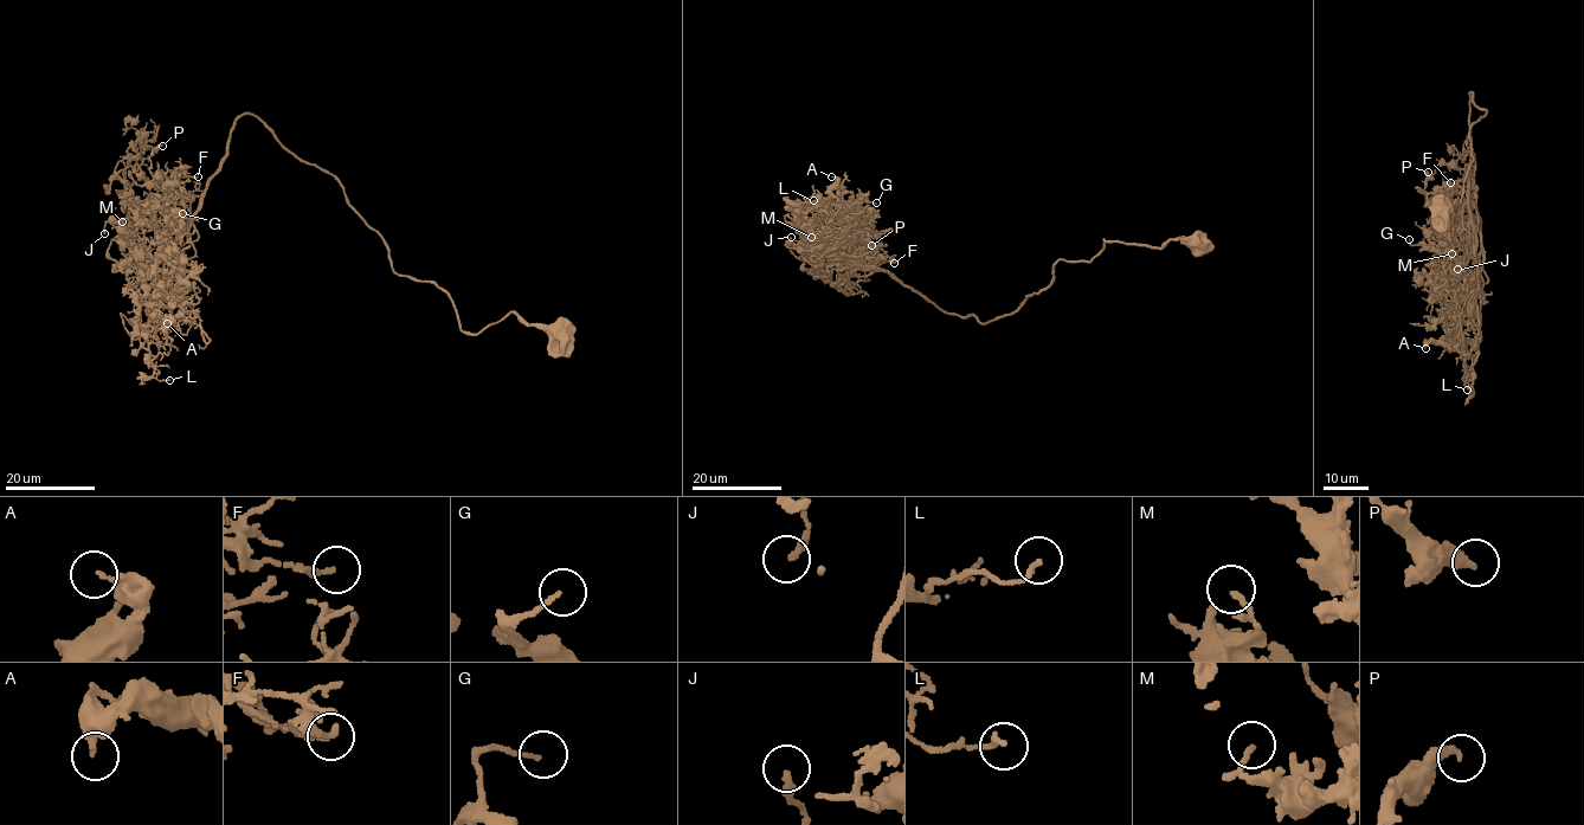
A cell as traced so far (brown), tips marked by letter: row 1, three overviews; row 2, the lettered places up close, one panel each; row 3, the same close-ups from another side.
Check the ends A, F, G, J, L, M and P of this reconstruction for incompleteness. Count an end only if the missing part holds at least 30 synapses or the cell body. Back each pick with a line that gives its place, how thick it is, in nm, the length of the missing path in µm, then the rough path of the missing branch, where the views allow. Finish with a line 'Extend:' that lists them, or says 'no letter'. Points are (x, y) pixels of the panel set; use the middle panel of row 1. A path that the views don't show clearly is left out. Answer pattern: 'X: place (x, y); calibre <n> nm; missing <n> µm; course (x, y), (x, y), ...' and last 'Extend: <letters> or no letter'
Extend: no letter

